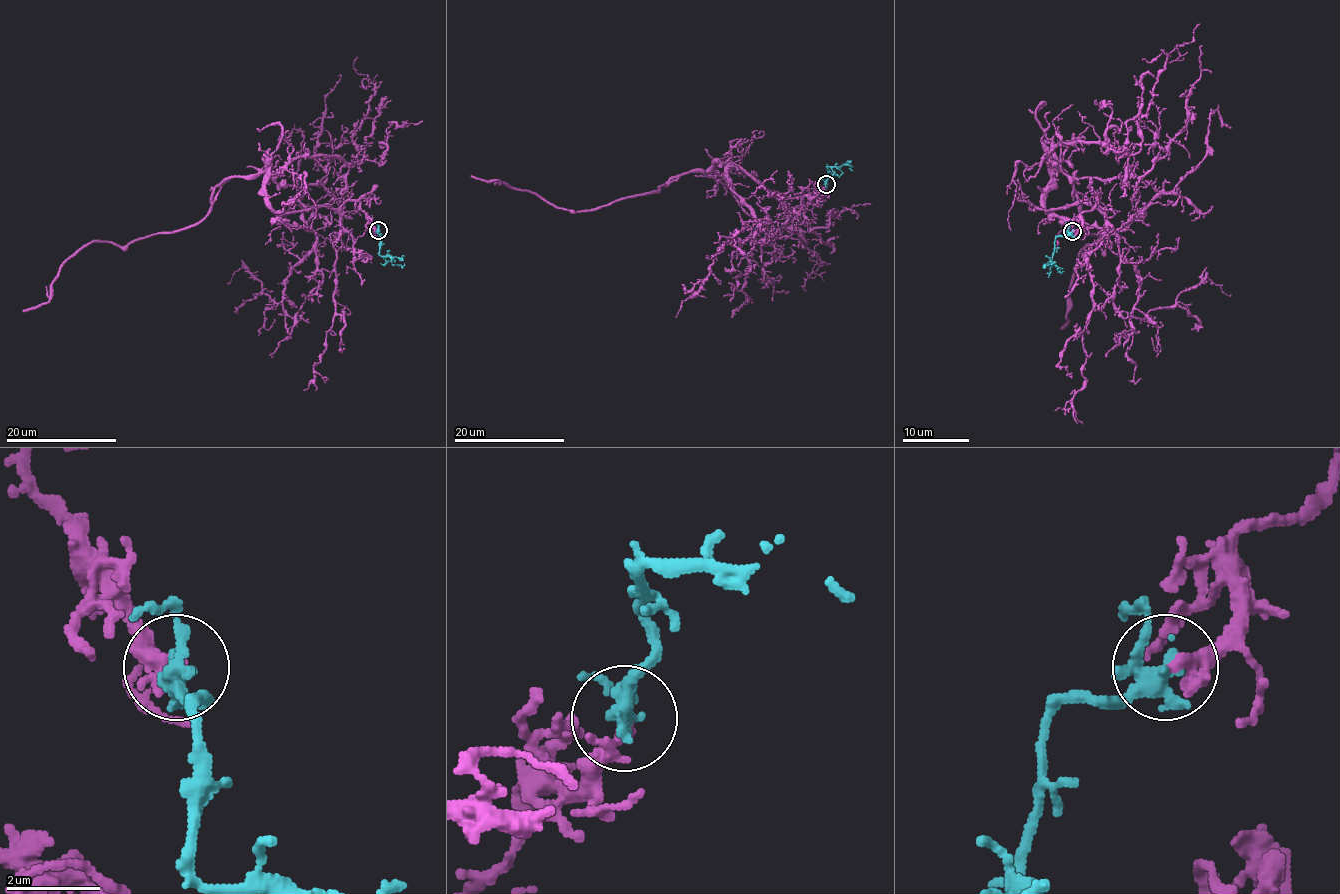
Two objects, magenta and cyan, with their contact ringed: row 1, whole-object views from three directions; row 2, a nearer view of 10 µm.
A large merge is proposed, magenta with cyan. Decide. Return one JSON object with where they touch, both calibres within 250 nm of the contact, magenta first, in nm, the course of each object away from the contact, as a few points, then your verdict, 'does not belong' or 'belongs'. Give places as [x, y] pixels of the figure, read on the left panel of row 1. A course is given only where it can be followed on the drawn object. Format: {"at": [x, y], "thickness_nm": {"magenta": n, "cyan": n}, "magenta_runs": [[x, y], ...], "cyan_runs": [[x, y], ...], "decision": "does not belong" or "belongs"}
{"at": [378, 230], "thickness_nm": {"magenta": 300, "cyan": 340}, "magenta_runs": [[377, 230], [348, 201], [274, 210], [265, 172], [229, 177], [200, 220], [80, 248], [53, 296], [22, 311]], "cyan_runs": [[377, 230], [381, 234], [381, 256], [387, 256], [392, 264], [402, 266], [404, 263]], "decision": "belongs"}

